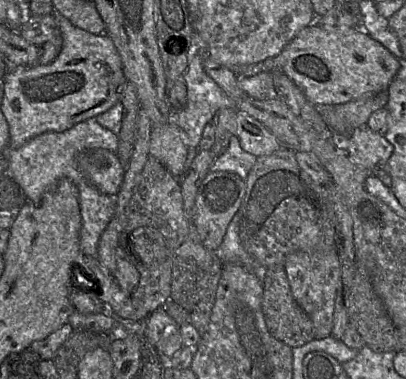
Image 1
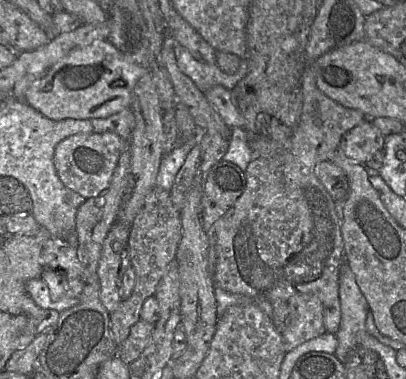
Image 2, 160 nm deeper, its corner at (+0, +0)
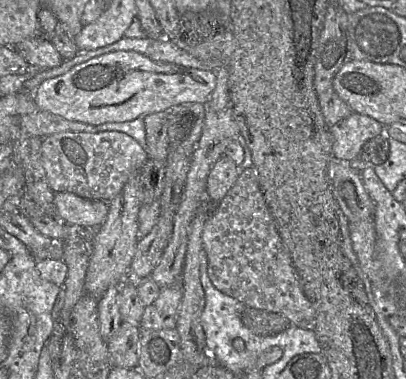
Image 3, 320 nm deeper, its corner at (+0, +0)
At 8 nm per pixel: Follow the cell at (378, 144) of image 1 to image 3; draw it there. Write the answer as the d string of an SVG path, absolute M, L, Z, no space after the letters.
M357 112L333 125L333 159L352 162L359 158L363 145L370 139L384 134L385 126L376 119Z

